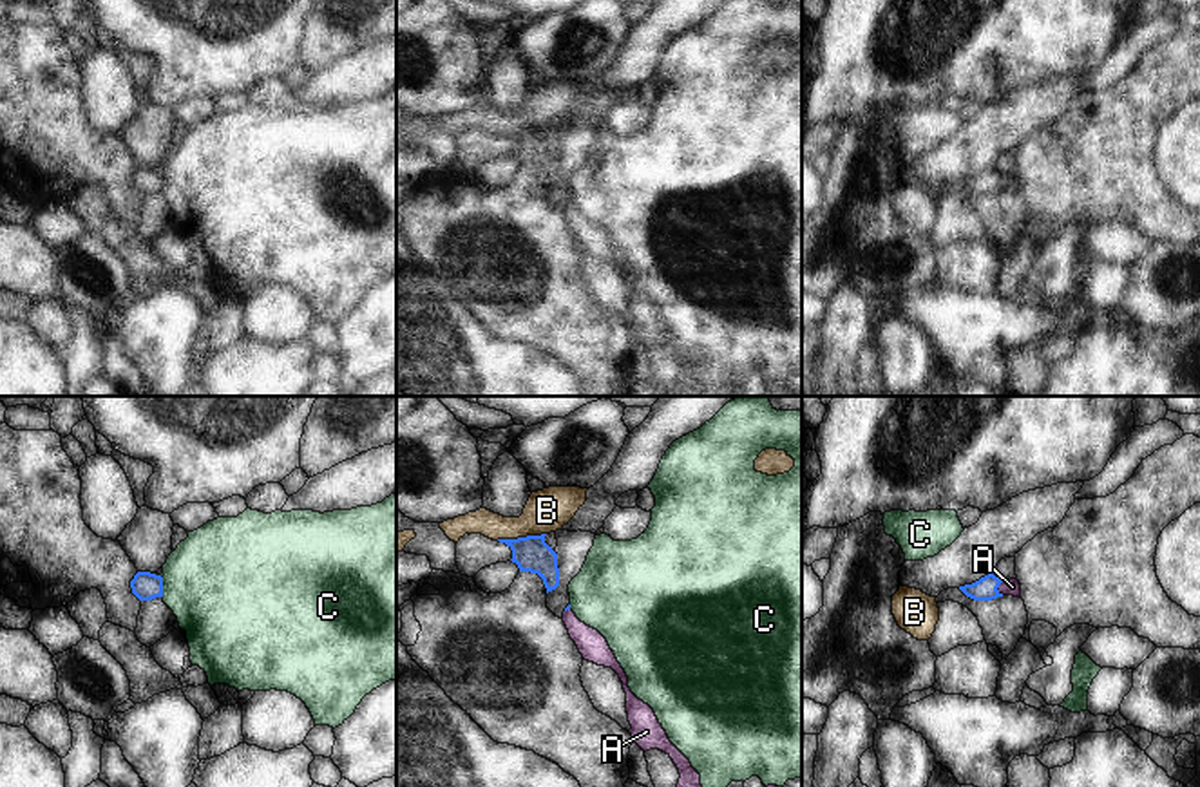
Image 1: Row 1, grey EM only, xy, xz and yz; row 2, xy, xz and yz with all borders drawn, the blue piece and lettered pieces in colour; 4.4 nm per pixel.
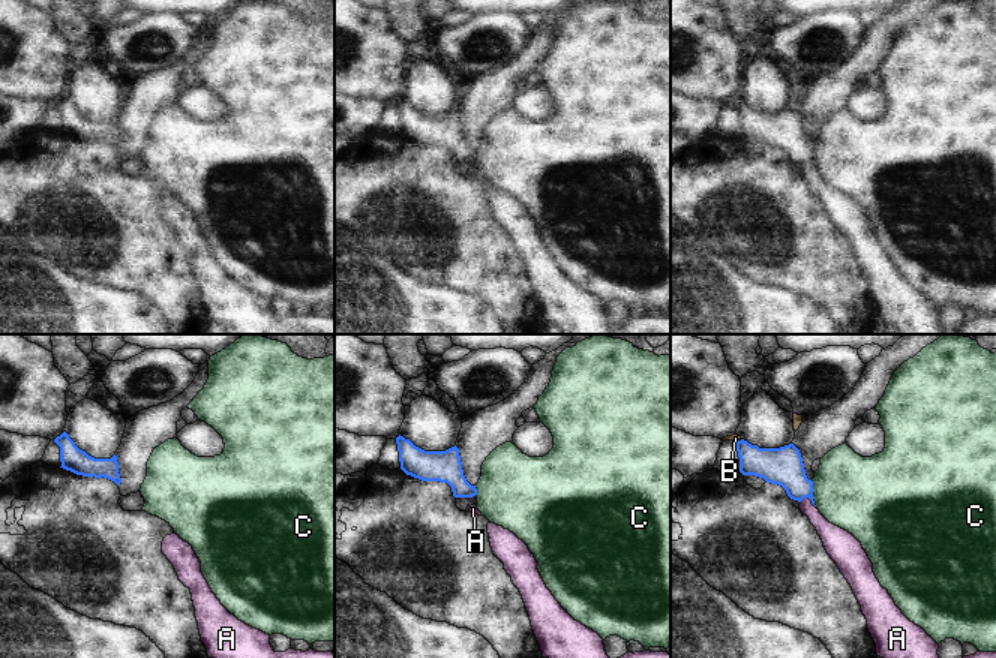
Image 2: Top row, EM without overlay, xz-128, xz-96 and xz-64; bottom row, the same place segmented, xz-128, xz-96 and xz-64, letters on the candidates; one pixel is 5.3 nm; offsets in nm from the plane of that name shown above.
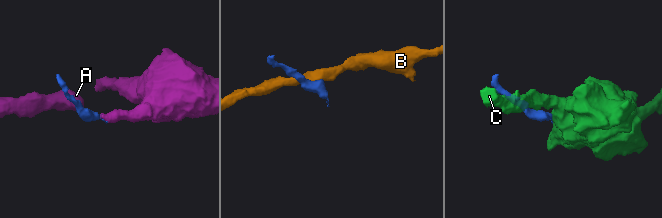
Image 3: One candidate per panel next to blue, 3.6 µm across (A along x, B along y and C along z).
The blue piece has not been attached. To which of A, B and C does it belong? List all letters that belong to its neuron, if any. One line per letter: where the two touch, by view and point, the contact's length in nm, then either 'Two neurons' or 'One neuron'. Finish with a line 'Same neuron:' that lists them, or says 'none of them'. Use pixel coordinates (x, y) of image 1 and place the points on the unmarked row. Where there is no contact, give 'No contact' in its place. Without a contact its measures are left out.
A: Touches blue at yz (998, 181). Shared border 70 nm. One neuron
B: Touches blue at xz (520, 132). Shared border 220 nm. Two neurons
C: Touches blue at xy (161, 181). Shared border 100 nm. Two neurons
Same neuron: A

